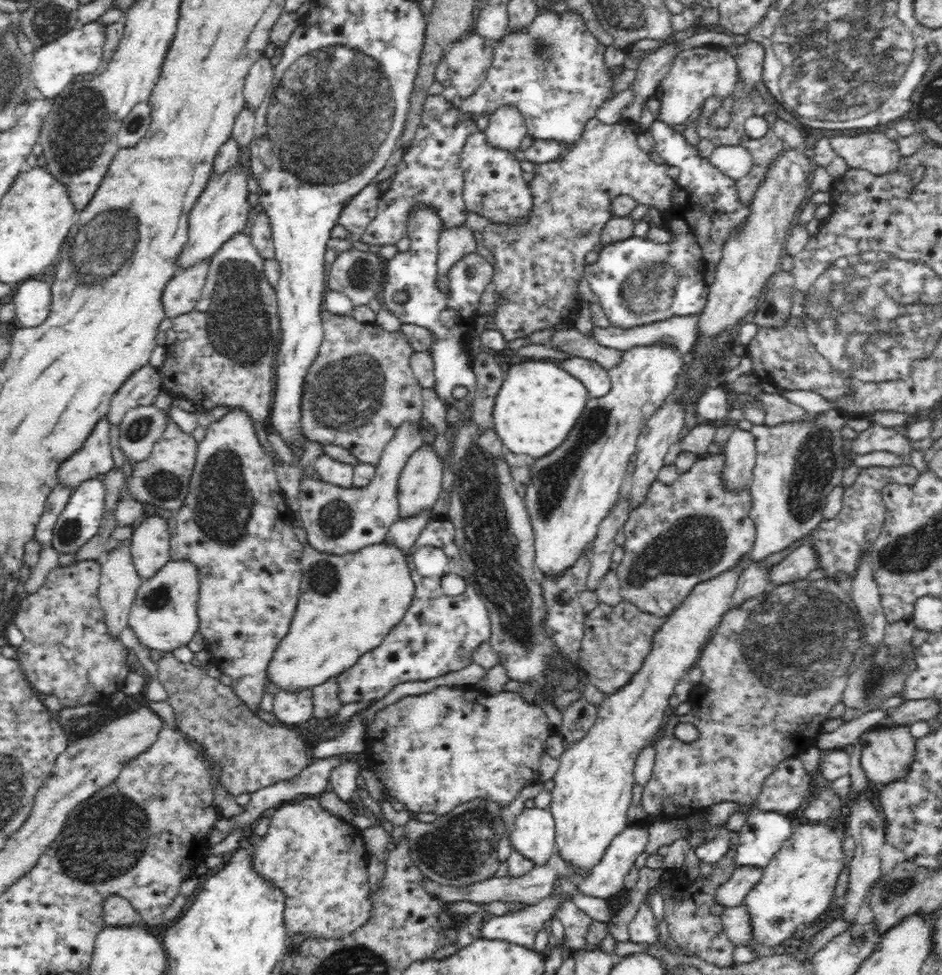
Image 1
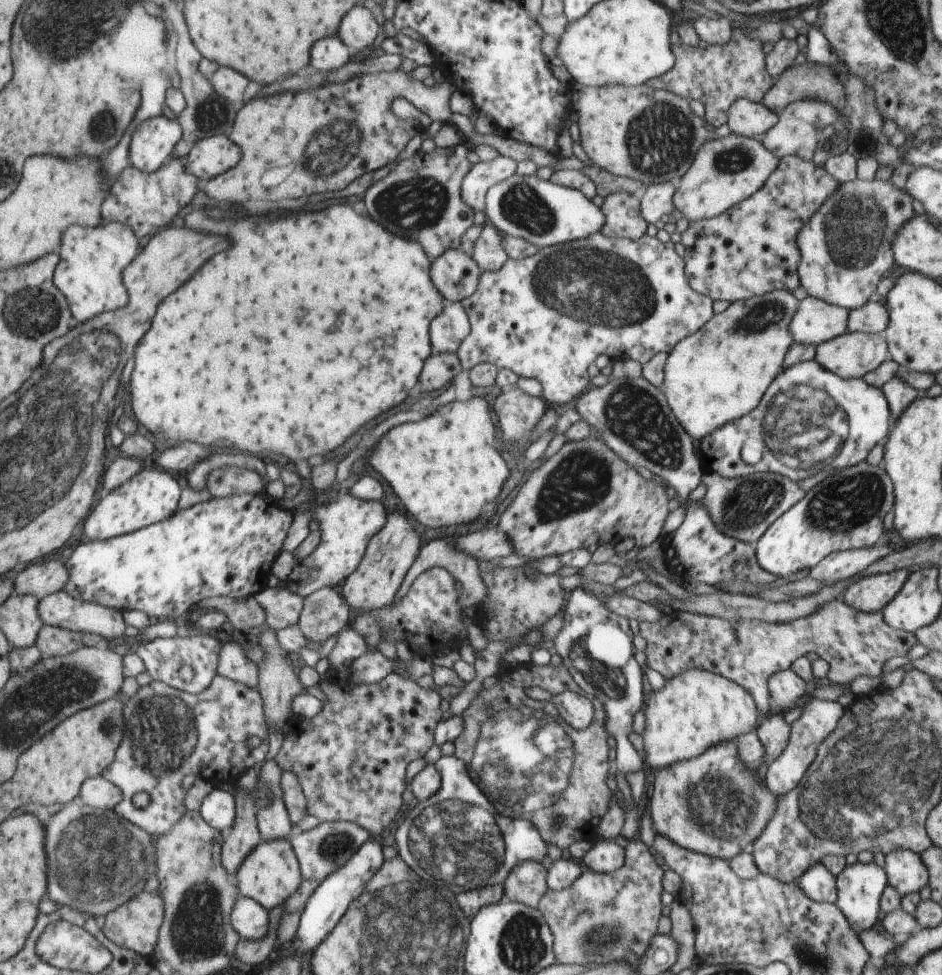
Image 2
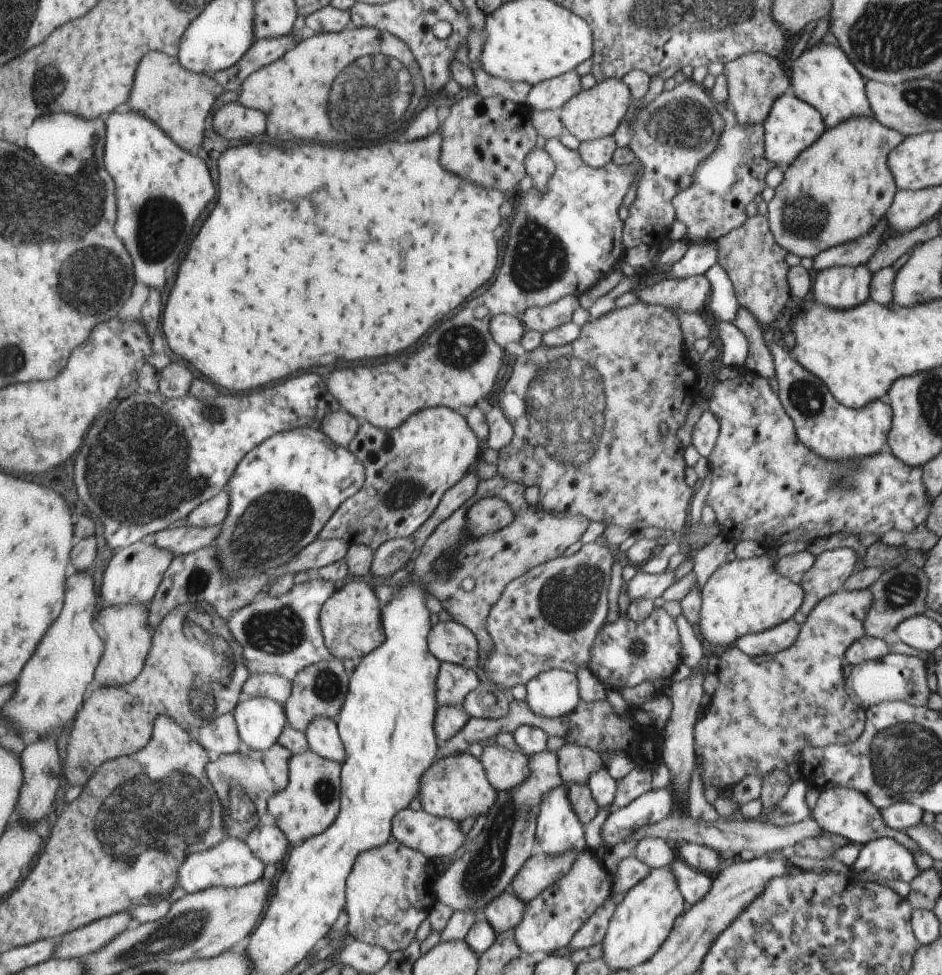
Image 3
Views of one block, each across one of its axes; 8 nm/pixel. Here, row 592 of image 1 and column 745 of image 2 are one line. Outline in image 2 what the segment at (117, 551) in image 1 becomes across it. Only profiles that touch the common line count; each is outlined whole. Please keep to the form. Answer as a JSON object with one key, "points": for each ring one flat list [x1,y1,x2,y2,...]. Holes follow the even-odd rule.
{"points":[[740,98,729,108,729,120,724,131,760,138,779,120,780,116,764,103]]}

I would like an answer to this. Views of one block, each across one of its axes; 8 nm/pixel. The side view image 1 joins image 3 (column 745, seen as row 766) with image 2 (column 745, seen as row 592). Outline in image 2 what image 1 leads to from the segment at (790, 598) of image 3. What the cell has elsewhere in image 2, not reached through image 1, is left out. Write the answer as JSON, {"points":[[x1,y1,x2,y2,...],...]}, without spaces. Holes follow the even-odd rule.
{"points":[[698,667,676,678,665,679,660,690,651,690,644,710,645,729,638,738,648,767,666,768,700,756,718,743,730,742,754,731,758,707,751,692,720,673]]}

